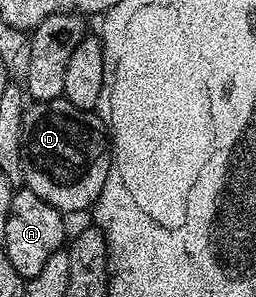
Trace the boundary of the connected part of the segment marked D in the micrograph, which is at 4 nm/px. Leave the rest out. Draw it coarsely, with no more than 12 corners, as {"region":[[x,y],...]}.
{"region":[[62,98],[23,113],[23,184],[88,211],[111,169],[105,125]]}

